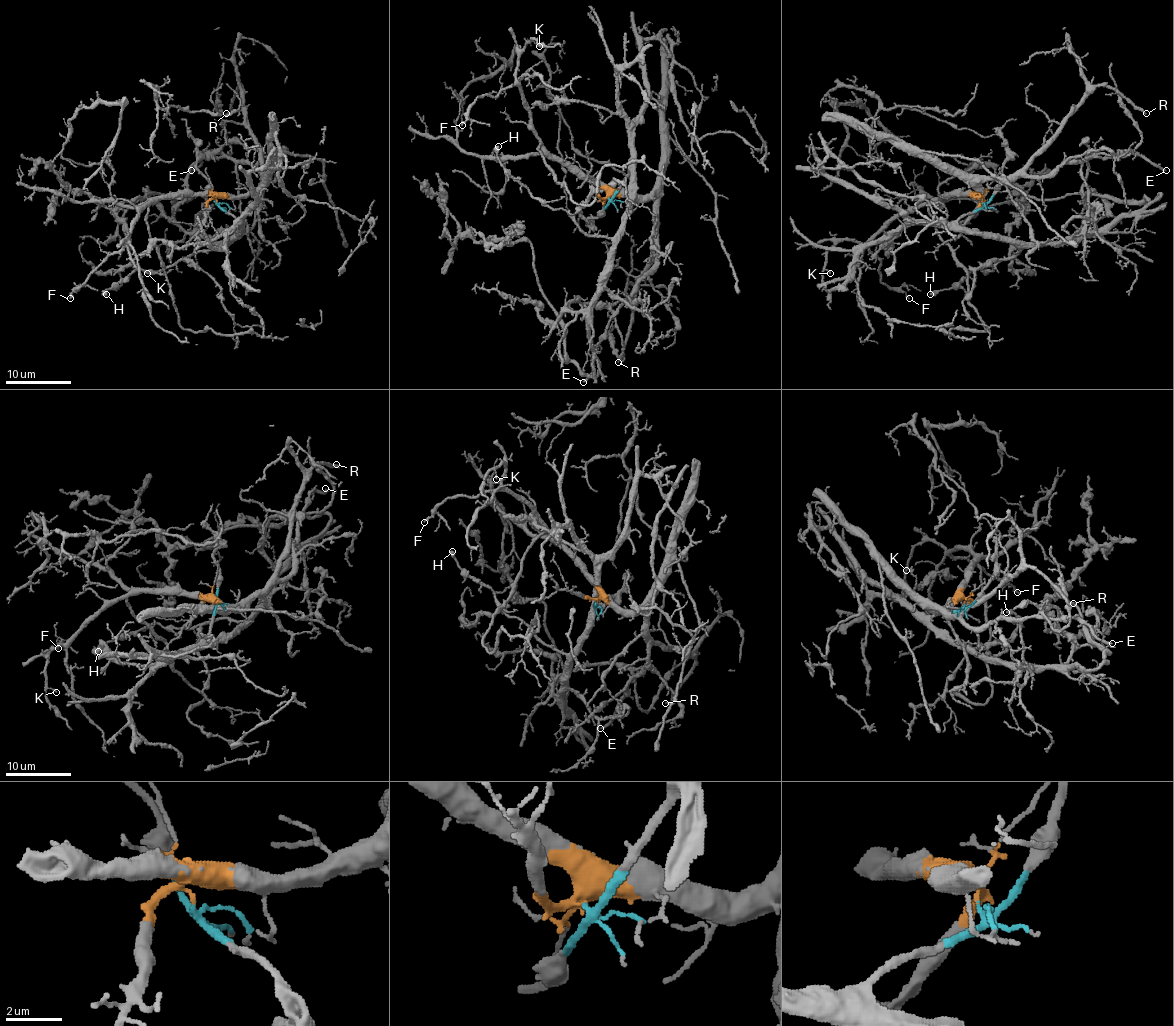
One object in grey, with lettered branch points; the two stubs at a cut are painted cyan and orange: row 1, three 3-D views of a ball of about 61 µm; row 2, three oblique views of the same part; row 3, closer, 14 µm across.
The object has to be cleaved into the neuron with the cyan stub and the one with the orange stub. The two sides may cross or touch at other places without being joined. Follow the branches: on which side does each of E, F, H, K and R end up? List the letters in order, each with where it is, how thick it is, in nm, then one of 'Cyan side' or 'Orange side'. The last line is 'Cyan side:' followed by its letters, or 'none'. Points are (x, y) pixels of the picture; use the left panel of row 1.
E: Place: (191, 170). Thickness 240 nm. Orange side
F: Place: (70, 298). Thickness 200 nm. Orange side
H: Place: (106, 294). Thickness 460 nm. Cyan side
K: Place: (147, 273). Thickness 140 nm. Orange side
R: Place: (226, 113). Thickness 110 nm. Orange side
Cyan side: H

